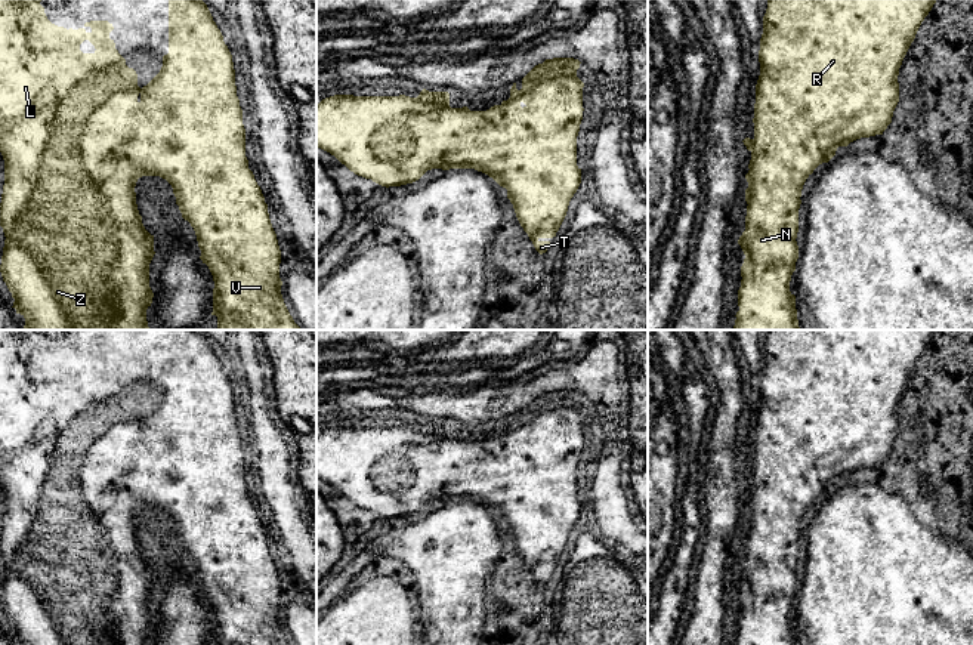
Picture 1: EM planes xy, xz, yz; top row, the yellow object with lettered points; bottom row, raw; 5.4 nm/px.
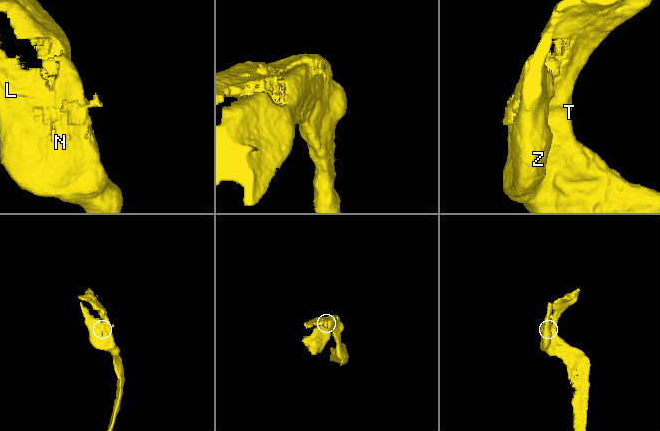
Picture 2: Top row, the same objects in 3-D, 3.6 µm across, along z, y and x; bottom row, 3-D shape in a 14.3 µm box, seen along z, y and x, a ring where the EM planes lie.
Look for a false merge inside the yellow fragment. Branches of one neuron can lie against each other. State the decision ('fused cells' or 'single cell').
single cell

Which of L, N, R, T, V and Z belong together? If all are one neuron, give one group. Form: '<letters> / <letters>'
L N R T V Z

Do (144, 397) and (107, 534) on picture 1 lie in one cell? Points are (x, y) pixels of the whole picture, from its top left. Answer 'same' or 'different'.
same

